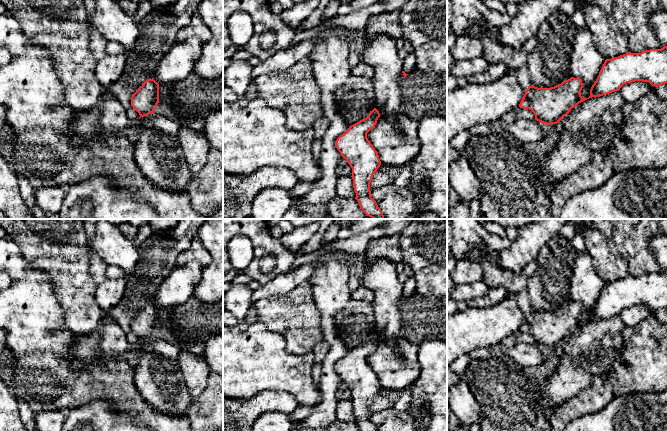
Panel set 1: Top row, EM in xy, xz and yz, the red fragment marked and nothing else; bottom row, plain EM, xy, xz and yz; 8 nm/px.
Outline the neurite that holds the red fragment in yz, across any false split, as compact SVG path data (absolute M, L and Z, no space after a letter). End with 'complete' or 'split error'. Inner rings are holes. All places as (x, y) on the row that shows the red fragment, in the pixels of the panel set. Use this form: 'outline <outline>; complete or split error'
outline M667 46L606 59L588 98L580 94L583 88L580 78L571 77L554 87L538 88L530 81L527 63L516 72L519 85L525 90L519 107L531 110L535 120L548 126L559 123L579 103L619 91L624 84L635 81L649 82L655 87L666 84Z; split error

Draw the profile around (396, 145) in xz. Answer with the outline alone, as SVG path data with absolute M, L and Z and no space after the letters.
M380 116L375 127L367 133L381 163L396 167L409 164L420 151L419 122L399 116L398 123L395 126Z

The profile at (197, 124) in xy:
M174 114L172 116L175 120L177 120L181 126L190 128L195 131L204 130L204 118L185 118L183 116Z

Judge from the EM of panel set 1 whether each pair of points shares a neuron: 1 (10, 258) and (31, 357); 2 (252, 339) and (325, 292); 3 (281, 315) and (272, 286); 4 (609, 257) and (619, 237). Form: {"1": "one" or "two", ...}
{"1": "one", "2": "two", "3": "two", "4": "two"}

